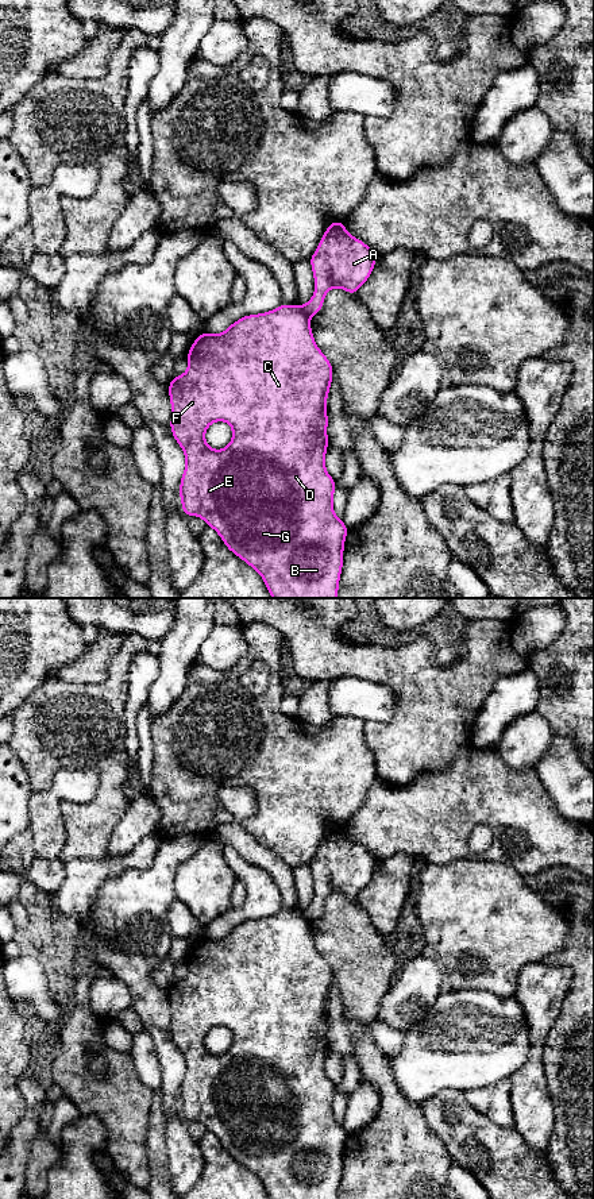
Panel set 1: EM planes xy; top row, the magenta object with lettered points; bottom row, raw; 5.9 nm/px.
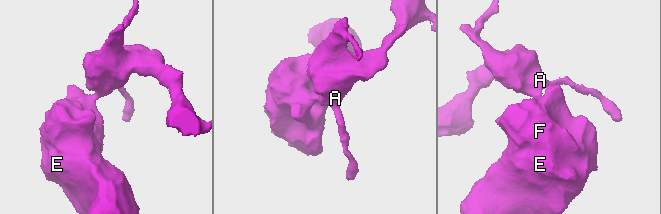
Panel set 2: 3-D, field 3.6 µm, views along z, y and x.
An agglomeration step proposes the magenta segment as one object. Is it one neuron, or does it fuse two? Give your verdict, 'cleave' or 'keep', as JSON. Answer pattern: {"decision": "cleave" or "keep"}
{"decision": "cleave"}

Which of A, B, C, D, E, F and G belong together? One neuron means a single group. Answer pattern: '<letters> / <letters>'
A / B C D E F G

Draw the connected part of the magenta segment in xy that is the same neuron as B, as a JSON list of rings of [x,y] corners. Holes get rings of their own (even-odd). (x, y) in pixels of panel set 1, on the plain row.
[[[282,909],[278,913],[246,920],[234,926],[223,938],[204,936],[192,948],[186,960],[188,976],[176,980],[167,988],[171,1010],[170,1036],[185,1059],[185,1075],[180,1086],[180,1106],[186,1122],[198,1121],[207,1131],[213,1133],[224,1150],[252,1172],[263,1184],[270,1199],[338,1199],[343,1175],[344,1146],[348,1131],[333,1117],[333,1099],[336,1086],[325,1075],[325,1059],[328,1055],[328,1018],[327,1005],[333,983],[333,972],[324,957],[316,951],[310,933],[310,924],[298,909]],[[215,1026],[225,1026],[232,1032],[232,1044],[223,1055],[212,1055],[205,1046],[205,1036]]]

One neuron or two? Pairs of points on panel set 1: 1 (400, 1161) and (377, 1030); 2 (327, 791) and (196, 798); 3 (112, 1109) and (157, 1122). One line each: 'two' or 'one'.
1: two
2: one
3: two

